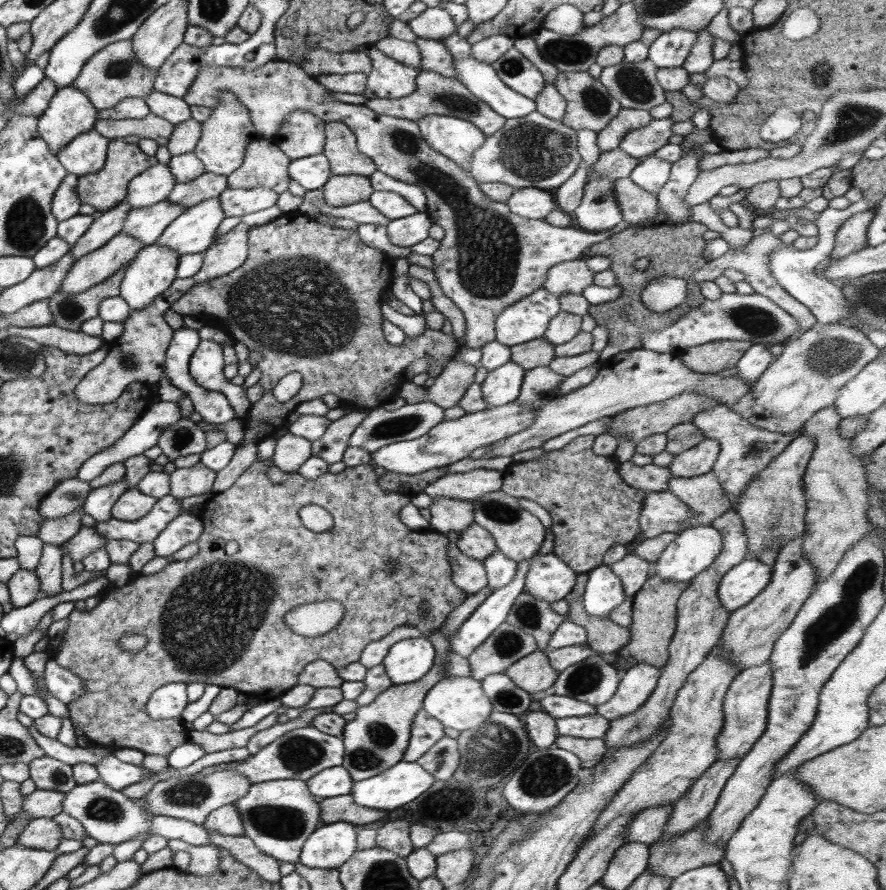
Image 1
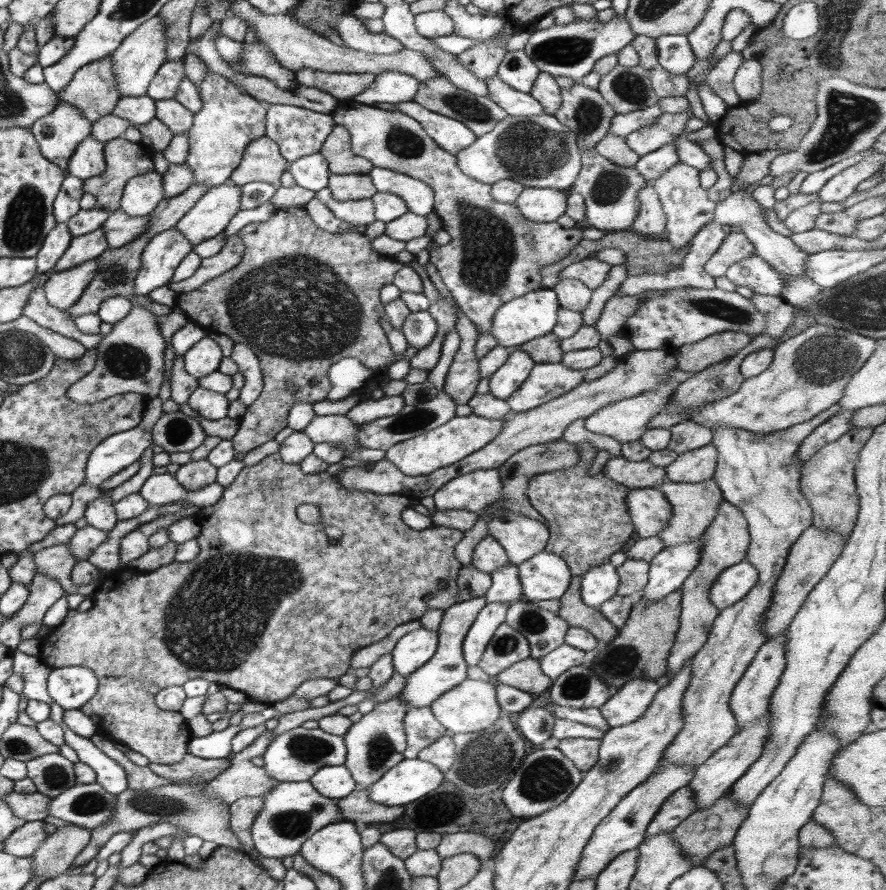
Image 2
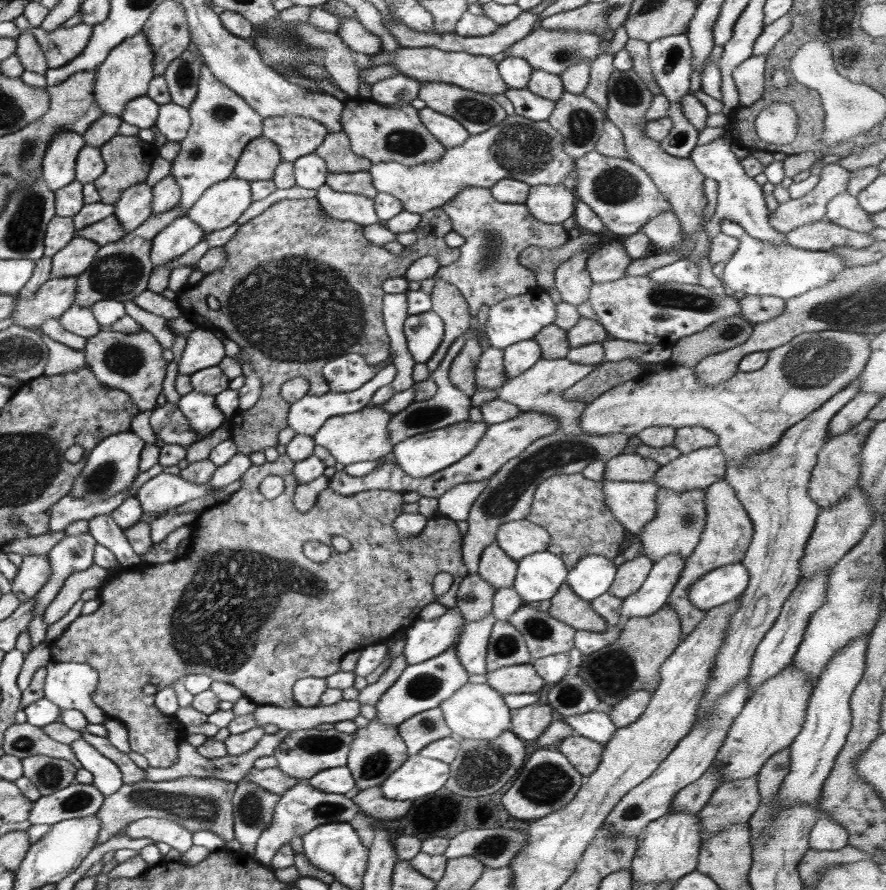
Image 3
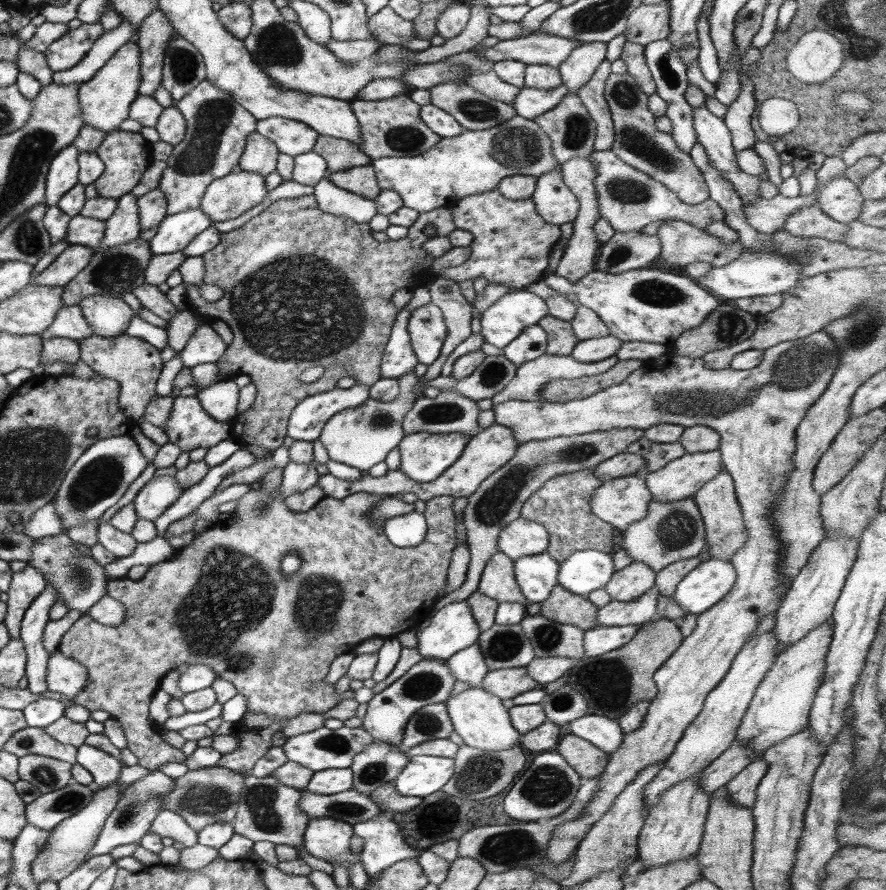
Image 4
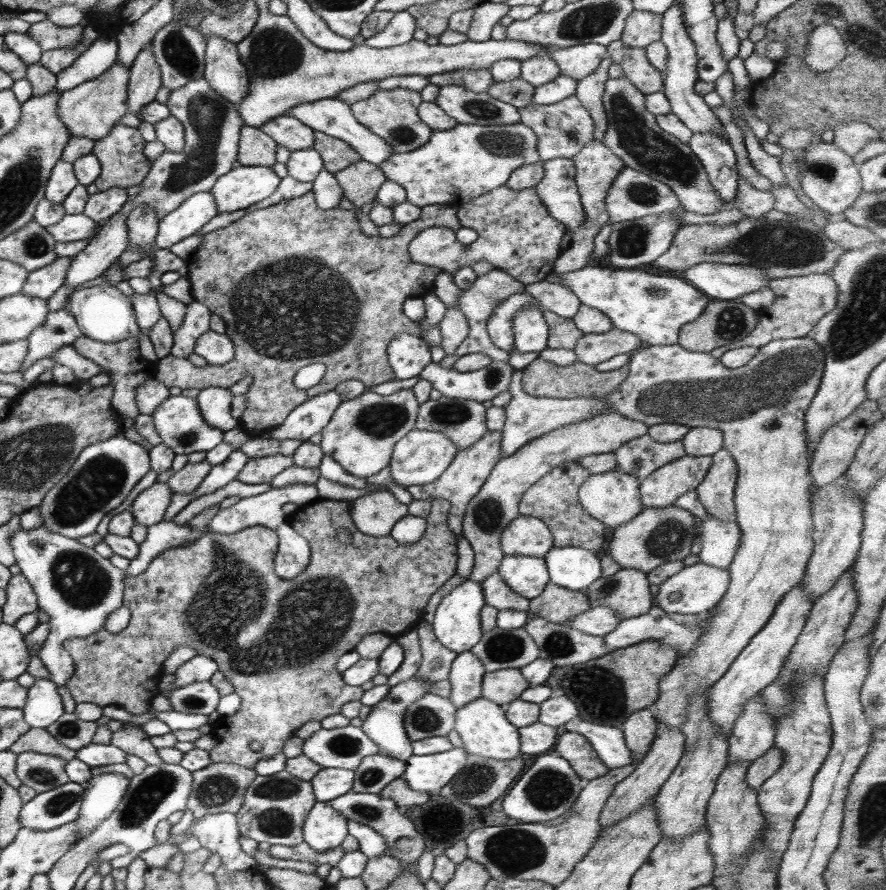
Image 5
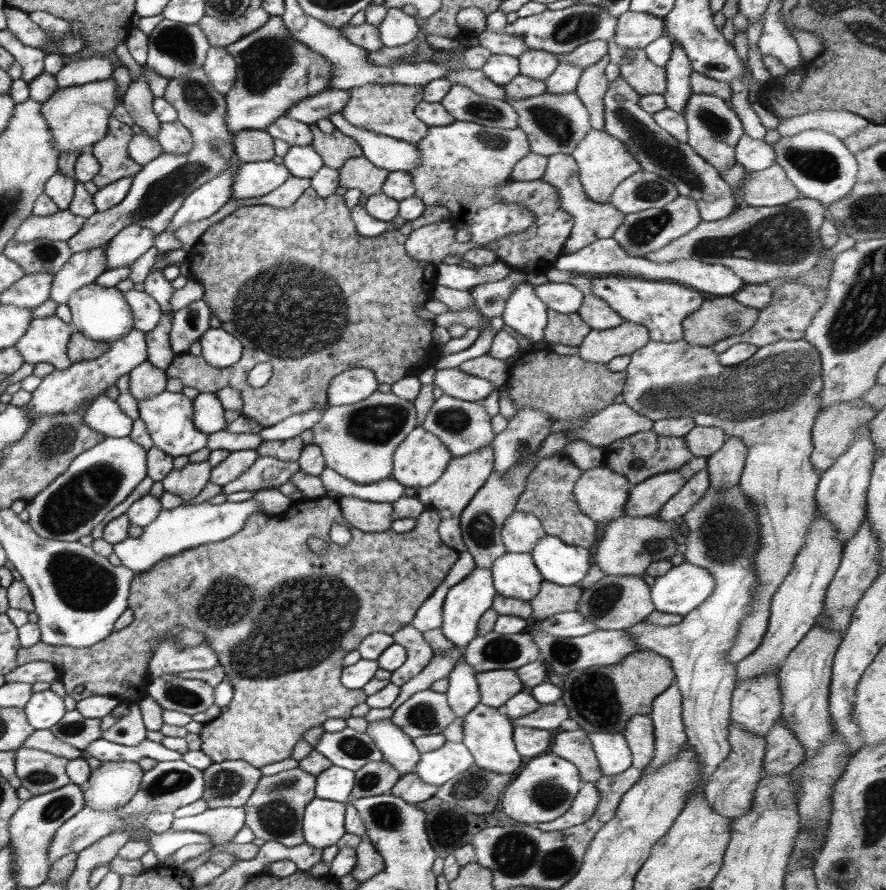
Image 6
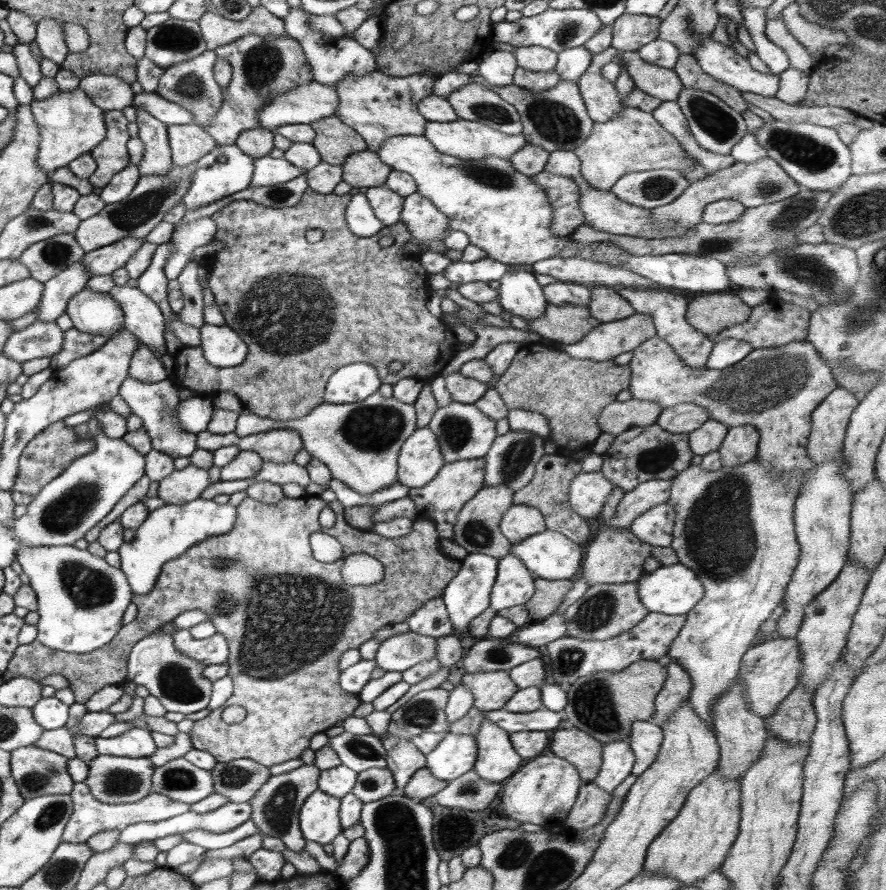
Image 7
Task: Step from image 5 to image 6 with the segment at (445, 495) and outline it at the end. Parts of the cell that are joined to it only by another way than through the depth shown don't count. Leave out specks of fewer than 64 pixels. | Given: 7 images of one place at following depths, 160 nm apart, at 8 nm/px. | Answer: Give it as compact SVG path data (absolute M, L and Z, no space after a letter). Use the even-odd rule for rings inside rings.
M490 444L484 448L469 452L467 455L451 457L446 470L434 484L427 487L405 487L404 495L418 499L426 509L439 512L441 519L438 534L450 548L458 553L467 550L460 530L462 511L468 506L474 494L484 486L486 479L494 471L494 463L494 451Z

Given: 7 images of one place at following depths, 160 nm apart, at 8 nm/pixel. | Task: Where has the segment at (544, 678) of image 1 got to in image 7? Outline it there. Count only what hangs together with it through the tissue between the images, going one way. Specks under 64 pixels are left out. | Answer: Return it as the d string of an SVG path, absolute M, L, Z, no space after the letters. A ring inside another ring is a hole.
M506 671L465 673L461 683L474 695L473 706L483 712L502 709L519 689Z

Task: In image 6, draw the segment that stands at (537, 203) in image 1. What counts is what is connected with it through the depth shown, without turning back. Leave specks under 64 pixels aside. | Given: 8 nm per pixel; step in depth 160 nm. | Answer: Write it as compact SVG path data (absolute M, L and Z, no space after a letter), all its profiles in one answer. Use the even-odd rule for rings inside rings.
M558 153L548 157L544 182L551 184L559 194L559 203L562 210L573 216L572 234L566 239L563 253L571 254L593 244L595 240L610 238L614 231L624 222L626 214L616 210L609 201L605 204L590 200L579 181L579 168L571 154Z

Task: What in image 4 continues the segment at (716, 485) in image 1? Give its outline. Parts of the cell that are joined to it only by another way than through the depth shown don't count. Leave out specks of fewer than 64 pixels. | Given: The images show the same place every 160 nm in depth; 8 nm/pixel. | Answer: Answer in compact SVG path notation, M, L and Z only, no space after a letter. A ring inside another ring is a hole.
M693 497L675 501L652 499L643 520L628 525L620 548L624 549L634 562L647 564L655 573L677 560L697 557L705 544L705 525Z

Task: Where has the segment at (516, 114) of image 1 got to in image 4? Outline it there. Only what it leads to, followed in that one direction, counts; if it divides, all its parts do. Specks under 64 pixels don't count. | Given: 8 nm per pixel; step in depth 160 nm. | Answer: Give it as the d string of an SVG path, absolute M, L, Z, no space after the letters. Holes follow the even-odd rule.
M564 83L552 90L524 86L521 87L512 105L518 116L534 121L537 116L552 110L568 93L569 90Z

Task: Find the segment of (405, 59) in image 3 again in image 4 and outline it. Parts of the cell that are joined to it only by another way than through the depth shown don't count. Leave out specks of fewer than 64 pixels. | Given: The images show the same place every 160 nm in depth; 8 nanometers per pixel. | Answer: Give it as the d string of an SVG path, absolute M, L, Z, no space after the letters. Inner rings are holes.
M493 70L485 73L470 73L465 76L465 84L481 92L484 96L508 104L513 104L521 89L520 86L512 86L512 84L504 82Z

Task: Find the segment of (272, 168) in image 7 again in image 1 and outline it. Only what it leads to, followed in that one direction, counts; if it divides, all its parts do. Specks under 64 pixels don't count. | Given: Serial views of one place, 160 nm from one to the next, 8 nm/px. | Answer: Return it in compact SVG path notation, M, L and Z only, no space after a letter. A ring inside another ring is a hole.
M218 196L203 200L175 218L155 244L176 250L178 255L203 254L225 218Z

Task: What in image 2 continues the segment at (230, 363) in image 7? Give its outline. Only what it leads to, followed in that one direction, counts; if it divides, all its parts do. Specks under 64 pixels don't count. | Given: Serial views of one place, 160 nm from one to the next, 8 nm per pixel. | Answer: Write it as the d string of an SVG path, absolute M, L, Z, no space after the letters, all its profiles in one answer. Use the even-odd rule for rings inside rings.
M207 333L190 350L183 354L185 369L188 374L200 380L218 370L223 357L220 345Z

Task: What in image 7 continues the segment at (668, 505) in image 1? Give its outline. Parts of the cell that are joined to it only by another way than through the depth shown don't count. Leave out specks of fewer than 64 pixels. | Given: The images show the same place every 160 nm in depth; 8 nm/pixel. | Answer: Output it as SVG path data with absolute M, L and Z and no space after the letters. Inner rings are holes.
M601 471L581 472L571 480L569 486L571 509L581 517L596 518L614 489L615 484Z

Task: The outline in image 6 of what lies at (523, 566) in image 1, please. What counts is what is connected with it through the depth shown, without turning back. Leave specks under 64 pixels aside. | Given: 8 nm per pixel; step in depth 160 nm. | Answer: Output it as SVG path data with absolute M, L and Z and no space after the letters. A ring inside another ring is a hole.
M463 661L457 662L447 676L449 680L447 701L457 717L466 716L480 703L481 696L476 673L466 661Z

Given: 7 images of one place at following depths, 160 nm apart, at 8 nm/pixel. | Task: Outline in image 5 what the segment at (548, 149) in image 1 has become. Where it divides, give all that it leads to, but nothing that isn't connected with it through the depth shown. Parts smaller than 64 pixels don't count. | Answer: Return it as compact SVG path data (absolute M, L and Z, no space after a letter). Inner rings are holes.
M457 123L450 130L433 131L428 142L416 150L390 155L379 167L386 179L404 188L407 201L414 206L458 206L506 185L517 168L541 162L538 143L536 133L522 123L490 126Z

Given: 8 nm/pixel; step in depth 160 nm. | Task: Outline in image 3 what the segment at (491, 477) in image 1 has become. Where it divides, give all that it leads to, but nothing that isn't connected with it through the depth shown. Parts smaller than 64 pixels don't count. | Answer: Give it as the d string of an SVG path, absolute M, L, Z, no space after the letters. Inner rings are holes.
M489 479L478 482L462 483L449 488L439 496L439 514L457 522L466 521L475 498L486 488Z

